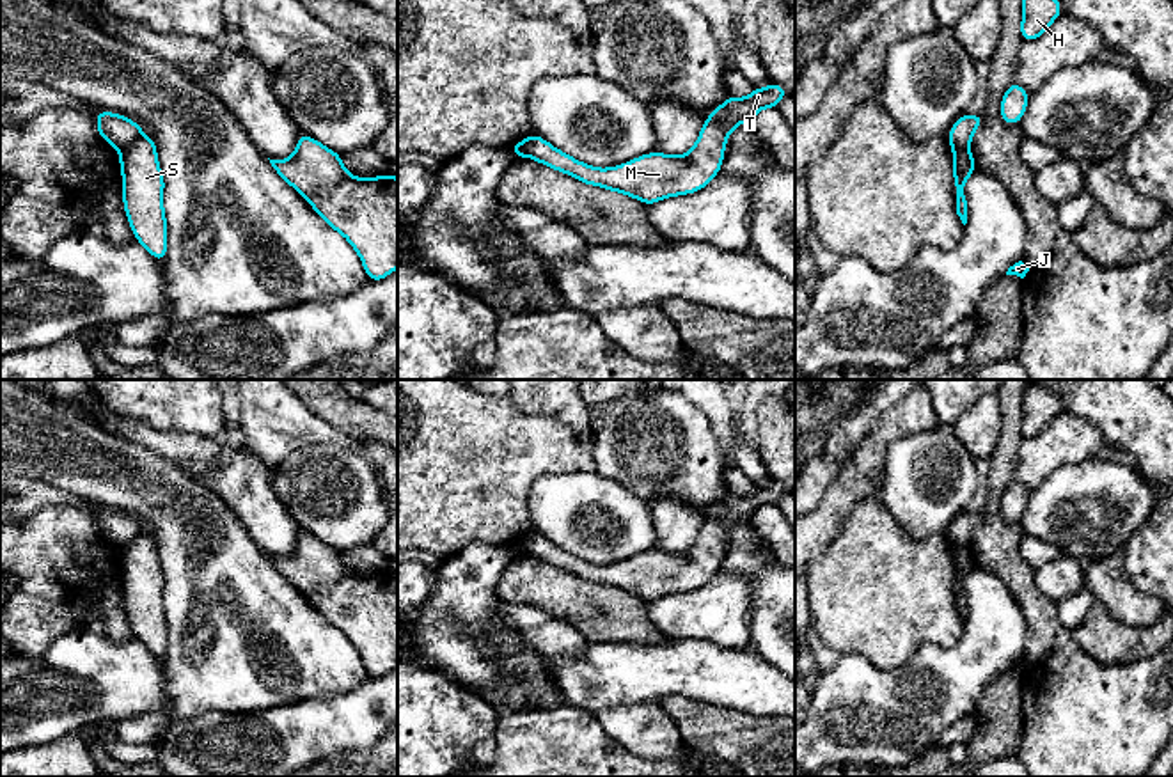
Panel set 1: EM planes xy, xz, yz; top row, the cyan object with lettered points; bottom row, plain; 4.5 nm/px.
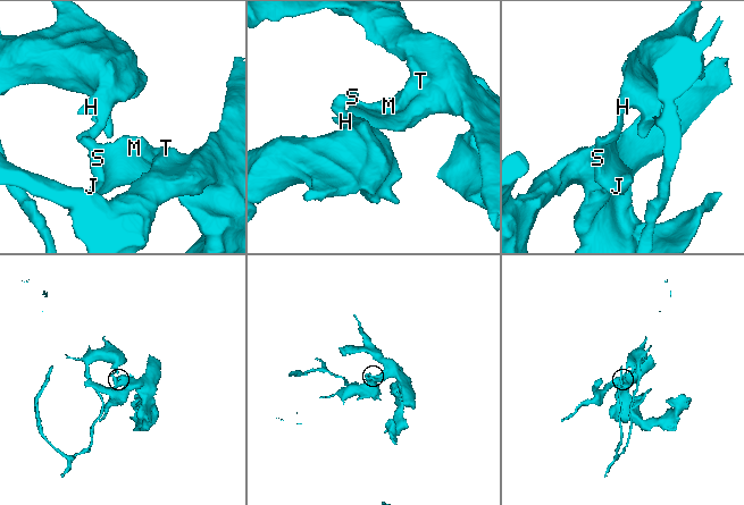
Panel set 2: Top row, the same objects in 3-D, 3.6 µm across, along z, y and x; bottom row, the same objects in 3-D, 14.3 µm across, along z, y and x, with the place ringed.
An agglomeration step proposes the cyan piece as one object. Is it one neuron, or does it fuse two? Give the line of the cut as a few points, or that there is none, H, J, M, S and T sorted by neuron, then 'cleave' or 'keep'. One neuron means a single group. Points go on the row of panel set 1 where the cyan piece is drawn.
xy (142, 133), (121, 153) | H / J M S T | cleave

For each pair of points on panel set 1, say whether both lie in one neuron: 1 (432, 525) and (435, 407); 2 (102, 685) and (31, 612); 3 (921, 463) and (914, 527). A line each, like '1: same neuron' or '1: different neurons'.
1: same neuron
2: different neurons
3: same neuron

